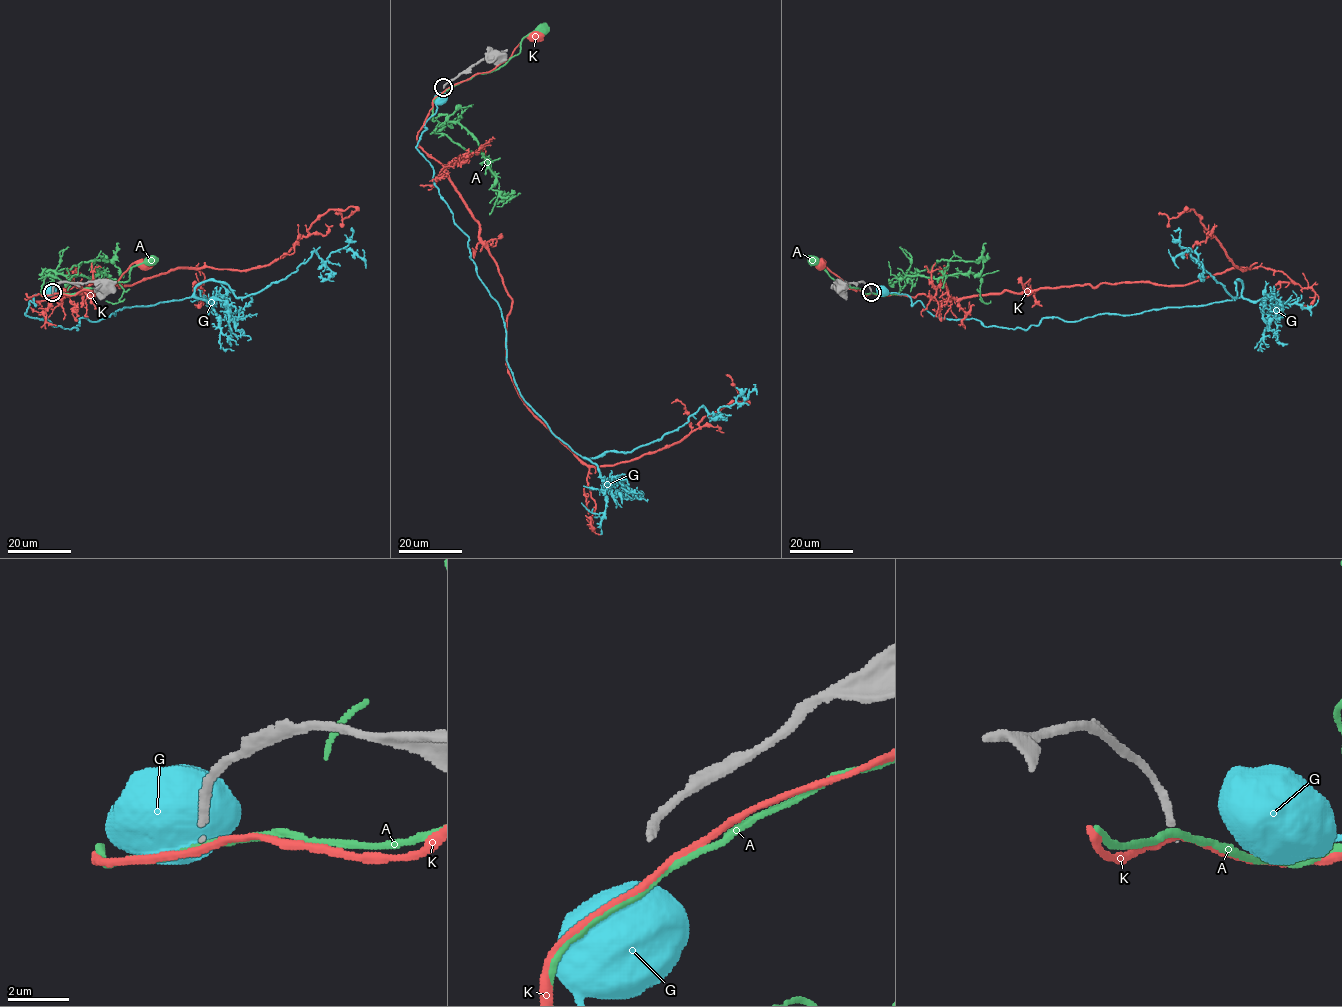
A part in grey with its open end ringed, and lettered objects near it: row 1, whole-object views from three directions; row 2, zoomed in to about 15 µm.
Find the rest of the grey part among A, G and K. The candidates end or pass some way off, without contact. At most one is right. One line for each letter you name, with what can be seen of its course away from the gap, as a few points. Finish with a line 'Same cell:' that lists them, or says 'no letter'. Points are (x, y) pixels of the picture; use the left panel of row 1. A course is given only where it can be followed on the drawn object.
Same cell: no letter

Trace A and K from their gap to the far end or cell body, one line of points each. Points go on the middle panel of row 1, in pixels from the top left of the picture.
A: (445, 90), (476, 74), (501, 67), (519, 52), (524, 37), (541, 29)
K: (445, 89), (476, 74), (488, 72), (510, 57), (524, 37), (536, 36)

